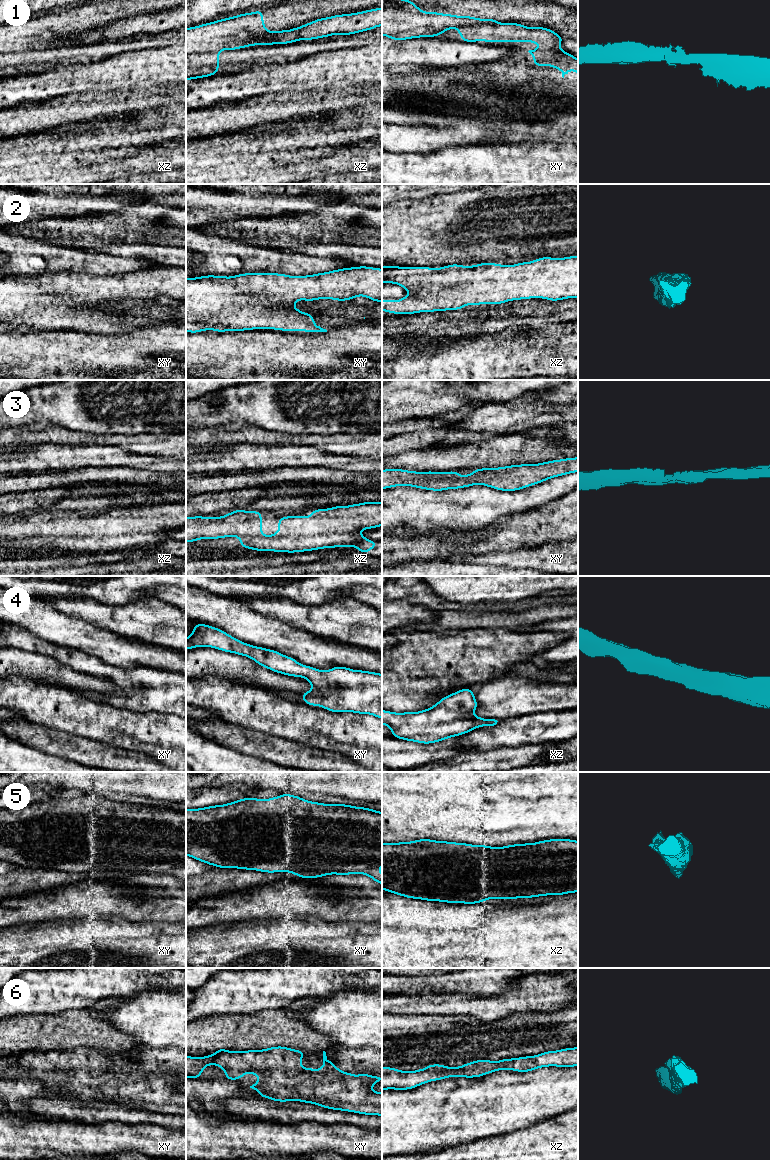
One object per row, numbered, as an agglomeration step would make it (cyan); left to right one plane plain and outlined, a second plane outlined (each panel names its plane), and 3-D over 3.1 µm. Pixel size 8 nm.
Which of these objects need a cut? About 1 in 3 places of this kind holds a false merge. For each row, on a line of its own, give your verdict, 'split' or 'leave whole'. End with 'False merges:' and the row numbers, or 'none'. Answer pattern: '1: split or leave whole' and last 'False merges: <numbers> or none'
1: split
2: leave whole
3: leave whole
4: leave whole
5: leave whole
6: leave whole
False merges: 1

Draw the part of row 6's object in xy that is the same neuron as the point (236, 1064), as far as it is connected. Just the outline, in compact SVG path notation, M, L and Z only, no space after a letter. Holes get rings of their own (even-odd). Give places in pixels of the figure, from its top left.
M275 1046L261 1050L228 1051L225 1048L218 1049L214 1054L204 1057L192 1057L186 1055L186 1078L200 1079L202 1071L206 1066L212 1064L223 1069L226 1074L224 1079L239 1080L245 1074L255 1074L259 1077L258 1082L250 1086L256 1090L262 1098L268 1098L277 1102L300 1101L303 1103L316 1104L330 1110L348 1111L362 1115L382 1116L382 1092L375 1092L370 1089L372 1085L382 1081L382 1076L368 1075L361 1073L353 1075L343 1072L336 1065L327 1059L326 1052L323 1051L323 1067L321 1069L304 1068L300 1060L305 1057L305 1052L284 1046Z

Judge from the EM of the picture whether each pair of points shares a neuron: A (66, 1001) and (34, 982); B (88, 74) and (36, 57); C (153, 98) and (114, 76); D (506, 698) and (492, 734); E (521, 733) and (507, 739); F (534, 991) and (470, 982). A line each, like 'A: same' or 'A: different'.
A: same
B: different
C: different
D: different
E: same
F: different

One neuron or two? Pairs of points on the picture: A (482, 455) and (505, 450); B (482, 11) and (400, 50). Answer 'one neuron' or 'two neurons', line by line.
A: one neuron
B: two neurons

